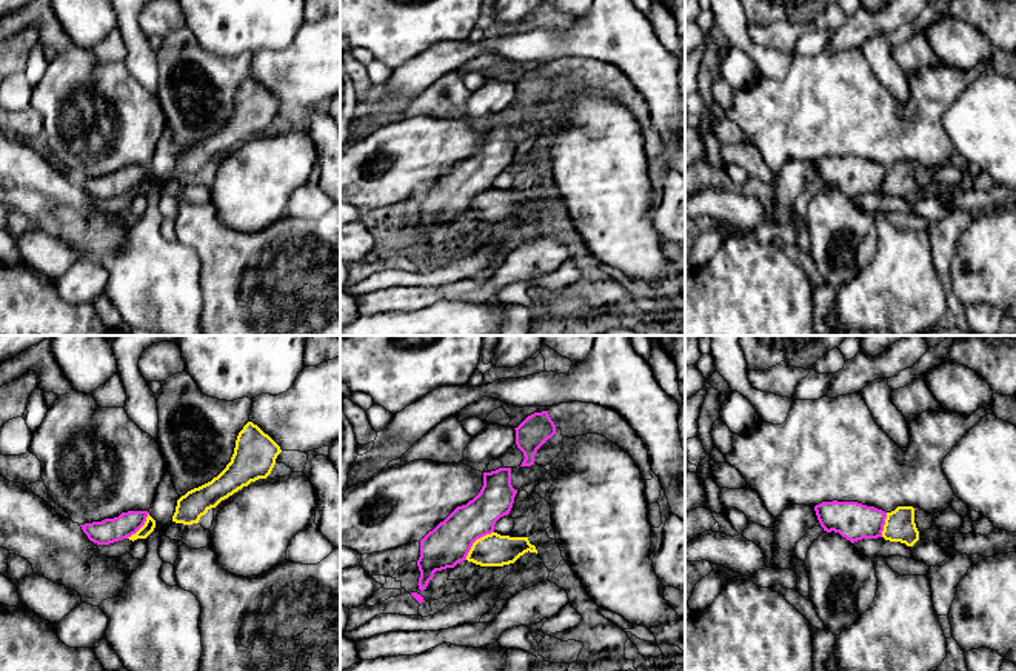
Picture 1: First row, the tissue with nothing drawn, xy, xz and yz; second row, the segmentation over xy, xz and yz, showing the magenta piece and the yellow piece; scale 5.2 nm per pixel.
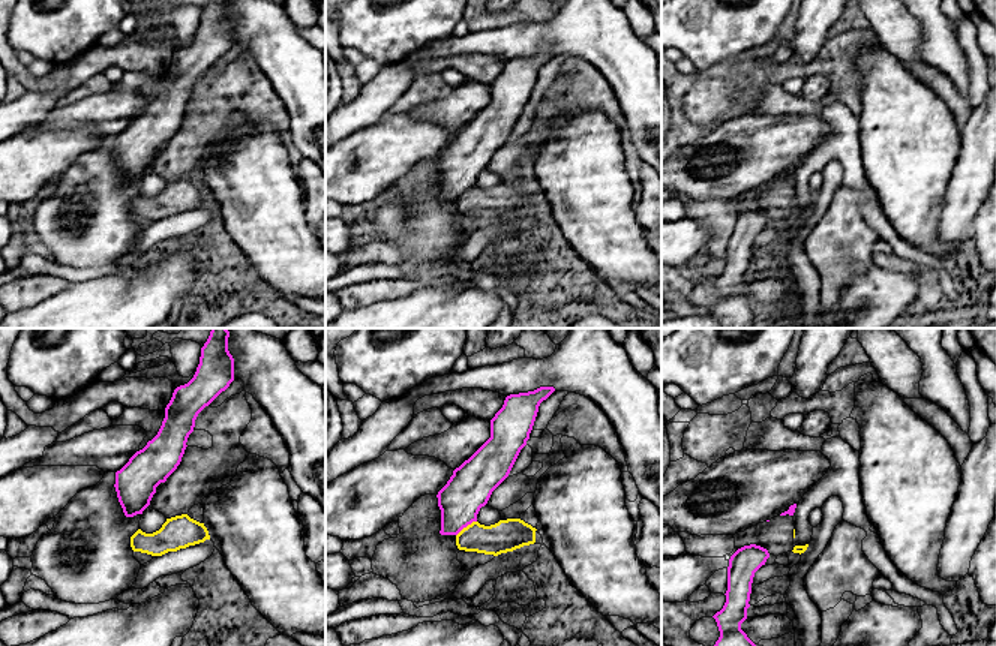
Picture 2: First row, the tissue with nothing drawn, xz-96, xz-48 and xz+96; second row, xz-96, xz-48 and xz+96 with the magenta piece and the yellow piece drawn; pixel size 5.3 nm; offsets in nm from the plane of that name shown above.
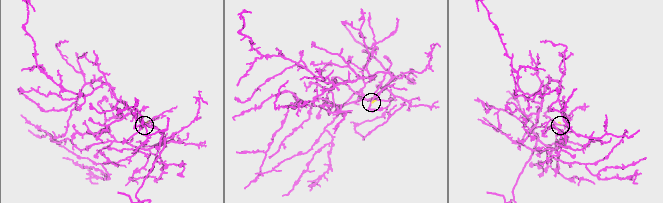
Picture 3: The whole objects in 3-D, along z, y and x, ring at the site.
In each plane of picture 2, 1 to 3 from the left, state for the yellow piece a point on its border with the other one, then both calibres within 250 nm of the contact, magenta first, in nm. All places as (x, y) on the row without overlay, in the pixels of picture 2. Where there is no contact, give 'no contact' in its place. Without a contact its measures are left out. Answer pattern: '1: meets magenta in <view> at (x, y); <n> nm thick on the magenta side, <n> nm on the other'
1: no contact
2: meets magenta in xz-48 at (465, 191); 240 nm thick on the magenta side, 170 nm on the other
3: no contact

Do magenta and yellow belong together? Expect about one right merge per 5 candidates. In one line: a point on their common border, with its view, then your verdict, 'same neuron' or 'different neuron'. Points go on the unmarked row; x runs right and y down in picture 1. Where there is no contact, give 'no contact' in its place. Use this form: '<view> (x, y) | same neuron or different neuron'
xz (474, 196) | different neuron

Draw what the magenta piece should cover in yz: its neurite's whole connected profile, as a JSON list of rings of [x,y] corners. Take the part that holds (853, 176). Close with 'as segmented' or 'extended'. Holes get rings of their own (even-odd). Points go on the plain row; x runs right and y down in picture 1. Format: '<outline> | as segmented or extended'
[[[822,157],[814,162],[824,186],[839,188],[851,199],[882,192],[887,168],[857,157]]] | as segmented

